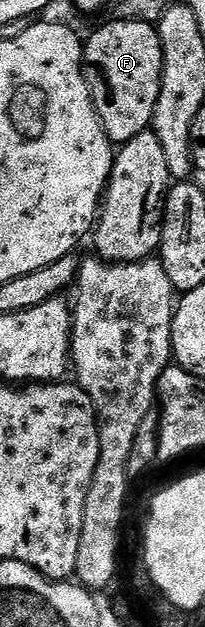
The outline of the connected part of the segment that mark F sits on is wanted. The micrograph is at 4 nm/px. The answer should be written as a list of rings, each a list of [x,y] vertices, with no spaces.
[[[112,19],[112,23],[86,36],[83,61],[88,68],[96,67],[100,77],[107,82],[107,91],[111,95],[94,96],[95,112],[99,114],[112,144],[122,145],[148,130],[155,122],[157,97],[161,97],[163,50],[156,24],[136,19]]]

